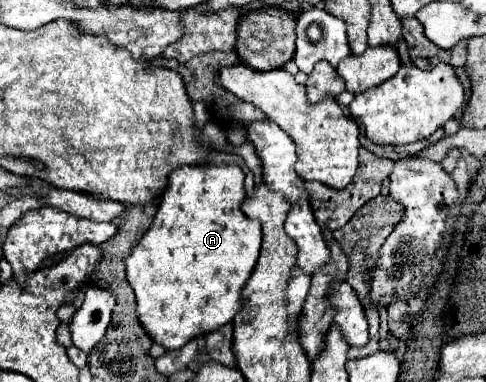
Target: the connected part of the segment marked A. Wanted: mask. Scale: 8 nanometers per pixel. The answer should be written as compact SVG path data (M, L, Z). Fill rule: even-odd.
M236 165L178 167L170 175L150 229L126 259L126 279L134 289L138 319L148 337L166 351L184 347L196 335L216 331L230 323L242 309L242 289L254 271L262 243L260 221L248 219L240 209L244 197L244 173Z

